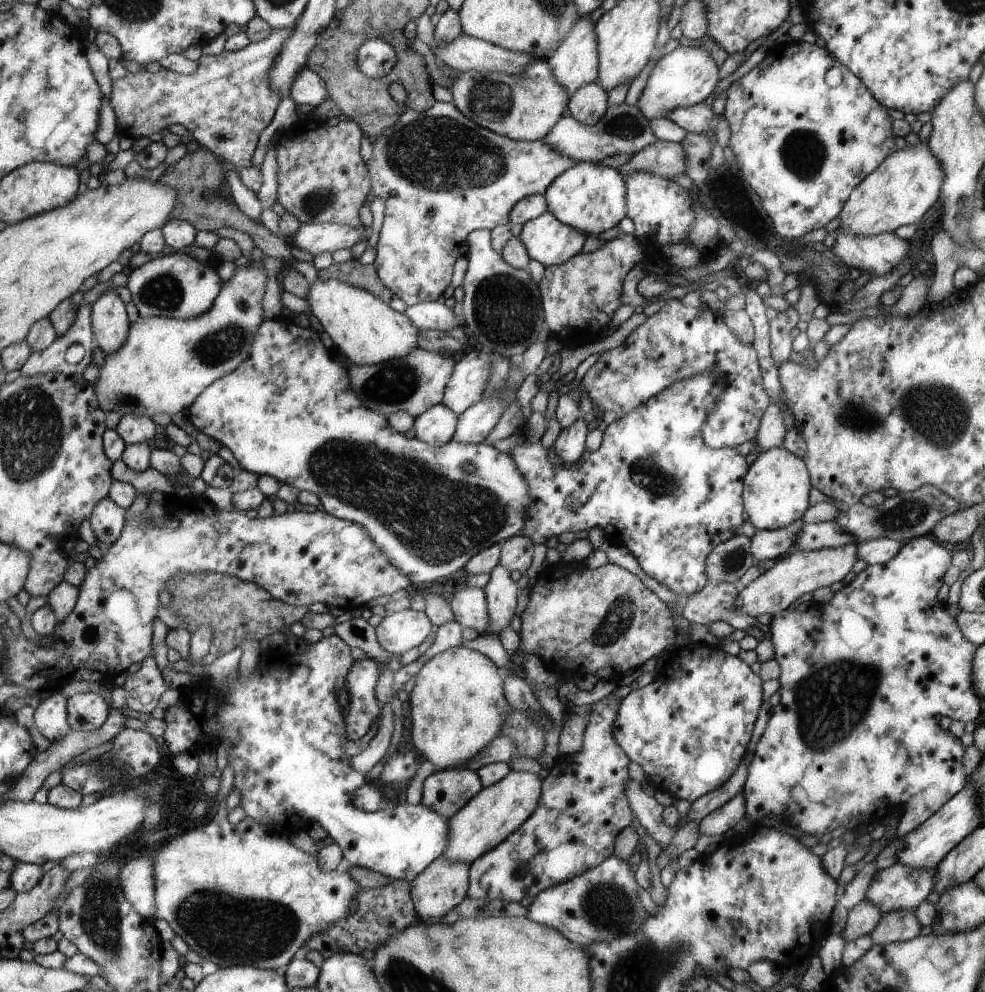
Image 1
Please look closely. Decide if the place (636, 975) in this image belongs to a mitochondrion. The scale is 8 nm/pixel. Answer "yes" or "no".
yes

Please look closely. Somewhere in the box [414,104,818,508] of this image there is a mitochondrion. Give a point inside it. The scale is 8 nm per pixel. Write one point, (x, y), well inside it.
(503, 301)

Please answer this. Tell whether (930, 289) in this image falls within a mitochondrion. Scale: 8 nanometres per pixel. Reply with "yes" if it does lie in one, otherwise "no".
no

